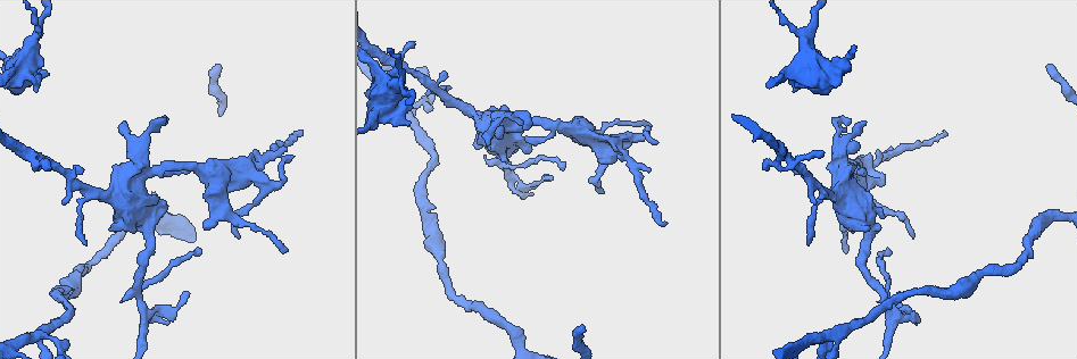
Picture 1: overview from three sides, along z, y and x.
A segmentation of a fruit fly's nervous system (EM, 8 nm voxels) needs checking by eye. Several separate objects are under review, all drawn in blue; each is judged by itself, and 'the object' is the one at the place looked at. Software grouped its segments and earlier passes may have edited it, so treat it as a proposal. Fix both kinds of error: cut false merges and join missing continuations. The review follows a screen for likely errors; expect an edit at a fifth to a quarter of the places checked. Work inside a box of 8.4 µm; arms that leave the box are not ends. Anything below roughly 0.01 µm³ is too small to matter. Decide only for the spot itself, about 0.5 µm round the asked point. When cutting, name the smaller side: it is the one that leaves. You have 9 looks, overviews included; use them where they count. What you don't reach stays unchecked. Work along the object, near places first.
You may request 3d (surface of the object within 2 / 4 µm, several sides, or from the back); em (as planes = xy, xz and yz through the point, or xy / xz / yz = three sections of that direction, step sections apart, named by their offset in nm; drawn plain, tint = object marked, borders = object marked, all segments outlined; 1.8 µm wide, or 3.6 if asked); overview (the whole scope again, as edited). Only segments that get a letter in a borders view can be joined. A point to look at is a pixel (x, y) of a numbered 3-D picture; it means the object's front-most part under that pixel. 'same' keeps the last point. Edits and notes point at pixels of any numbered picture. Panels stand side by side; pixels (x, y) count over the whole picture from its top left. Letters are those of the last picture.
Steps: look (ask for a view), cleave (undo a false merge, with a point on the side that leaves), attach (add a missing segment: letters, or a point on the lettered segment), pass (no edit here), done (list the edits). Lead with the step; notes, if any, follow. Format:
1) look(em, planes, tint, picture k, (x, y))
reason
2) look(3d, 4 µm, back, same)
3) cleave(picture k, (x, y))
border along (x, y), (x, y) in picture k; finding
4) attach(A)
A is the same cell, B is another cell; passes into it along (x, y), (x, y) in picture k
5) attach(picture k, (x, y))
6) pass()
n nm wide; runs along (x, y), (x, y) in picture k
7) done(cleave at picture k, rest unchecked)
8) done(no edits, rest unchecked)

look(em, planes, borders, picture 1, (42, 336))
thin neck

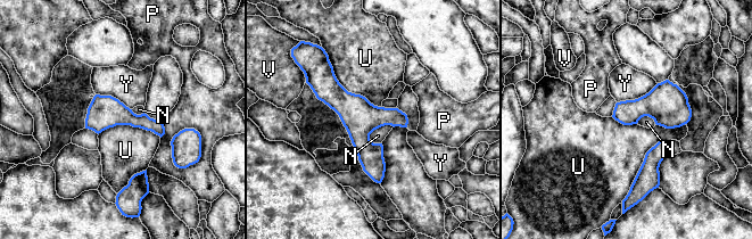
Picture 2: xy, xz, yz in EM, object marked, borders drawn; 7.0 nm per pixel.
pass()
170 nm wide; N, P, U, V and Y are other cells; border along (327, 55), (348, 91), (381, 107) in picture 2; one neuron here

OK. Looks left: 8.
look(em, xz, step 16, borders, picture 1, (892, 311))
a fork

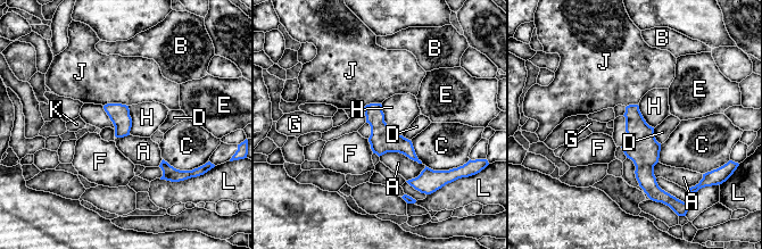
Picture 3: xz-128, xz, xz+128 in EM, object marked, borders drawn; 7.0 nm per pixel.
pass()
A, B, C, D, E, F, G, H, J, K and L are other cells; border along (380, 104), (387, 126), (400, 135) in picture 3; continuous, no second neuron

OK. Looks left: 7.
look(em, 3.6 µm, xy, step 4, tint, picture 1, (866, 177))
four arms meet

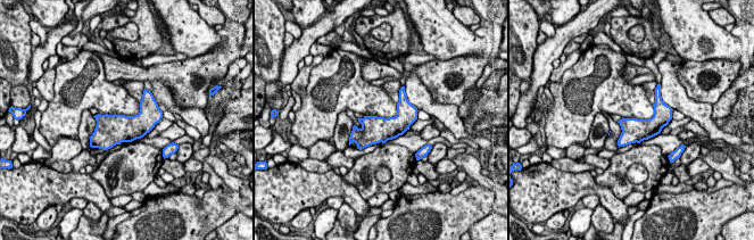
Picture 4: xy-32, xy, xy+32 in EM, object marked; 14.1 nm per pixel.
look(em, 3.6 µm, planes, tint, same)

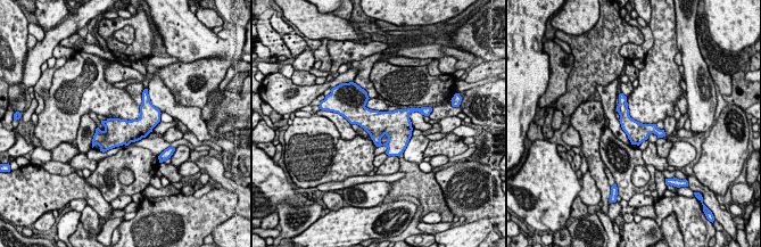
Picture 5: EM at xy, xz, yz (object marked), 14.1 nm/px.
look(em, 3.6 µm, planes, borders, same)
see the neighbours

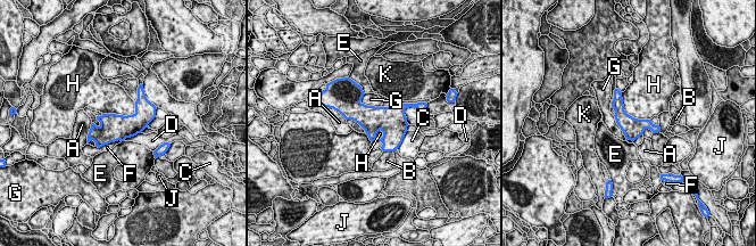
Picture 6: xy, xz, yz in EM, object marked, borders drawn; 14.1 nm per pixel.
pass()
A, B, C, D, E, F, G, H, J and K are other cells; runs along (616, 92), (631, 124), (656, 129) in picture 6; one neuron here

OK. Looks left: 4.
look(em, planes, tint, picture 1, (409, 125))
thick end

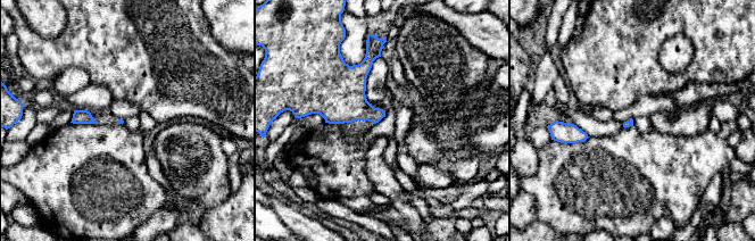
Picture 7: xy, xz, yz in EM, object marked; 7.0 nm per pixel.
look(em, planes, borders, same)
see the neighbours

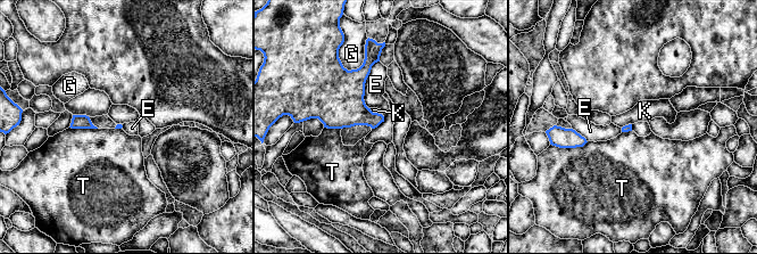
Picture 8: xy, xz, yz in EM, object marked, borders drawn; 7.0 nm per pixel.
pass()
E touches over 360 nm; E, G, K and T are other cells; border along (379, 60), (365, 83), (368, 108) in picture 8; no lettered segment goes on from it

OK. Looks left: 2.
done(no edits, rest unchecked)

